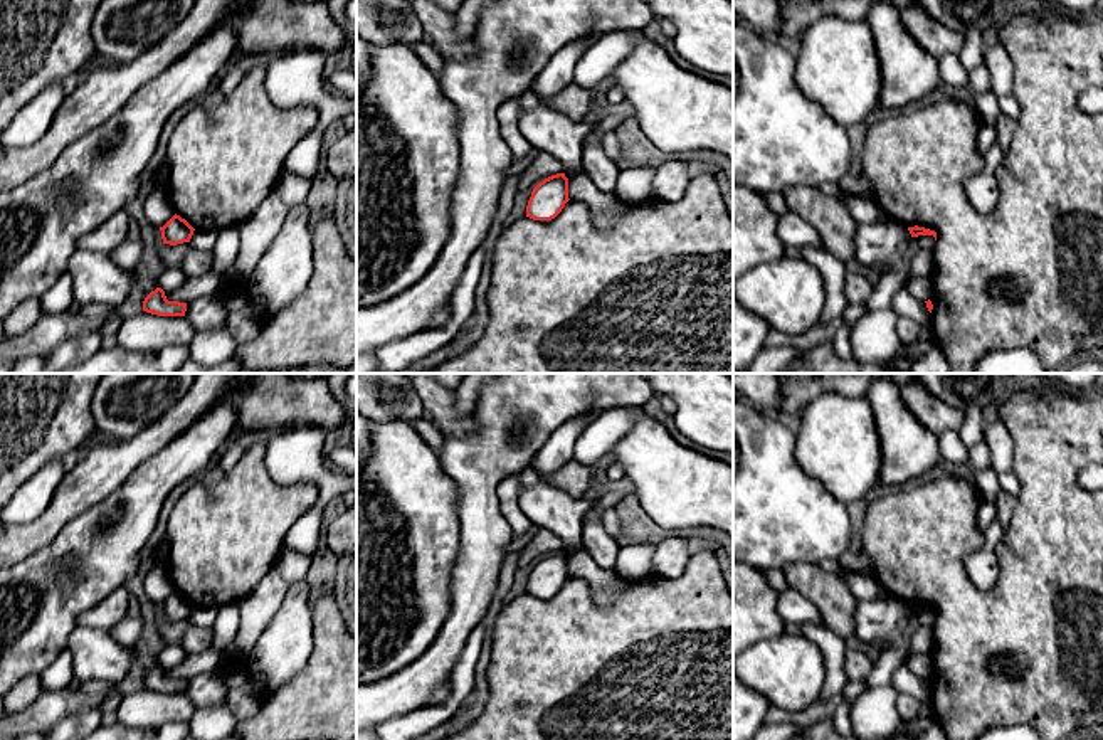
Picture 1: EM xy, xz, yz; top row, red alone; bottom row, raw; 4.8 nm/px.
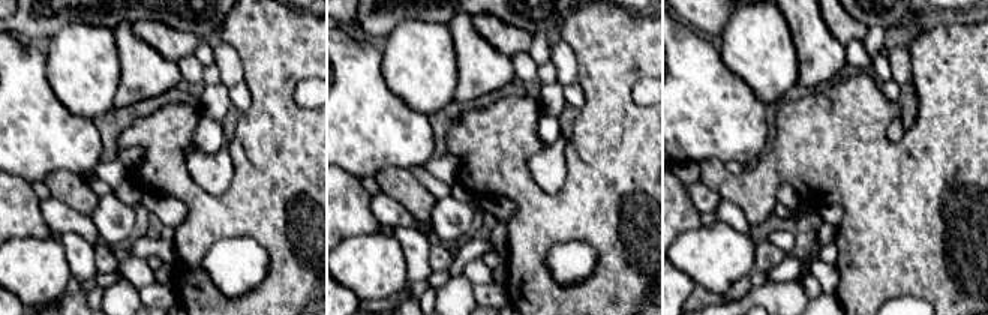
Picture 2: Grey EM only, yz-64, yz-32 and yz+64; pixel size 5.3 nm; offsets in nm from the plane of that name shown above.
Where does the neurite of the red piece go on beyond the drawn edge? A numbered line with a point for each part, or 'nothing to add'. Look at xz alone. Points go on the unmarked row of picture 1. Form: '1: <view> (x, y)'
nothing to add

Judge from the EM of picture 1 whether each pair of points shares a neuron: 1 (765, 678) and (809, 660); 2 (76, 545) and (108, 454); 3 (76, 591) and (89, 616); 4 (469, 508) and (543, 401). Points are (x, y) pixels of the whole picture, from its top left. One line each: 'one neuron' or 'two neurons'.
1: one neuron
2: two neurons
3: two neurons
4: one neuron

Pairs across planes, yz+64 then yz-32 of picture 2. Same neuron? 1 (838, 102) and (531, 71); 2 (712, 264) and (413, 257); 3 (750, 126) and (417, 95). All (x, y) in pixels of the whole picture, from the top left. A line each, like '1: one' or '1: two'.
1: two
2: two
3: two

